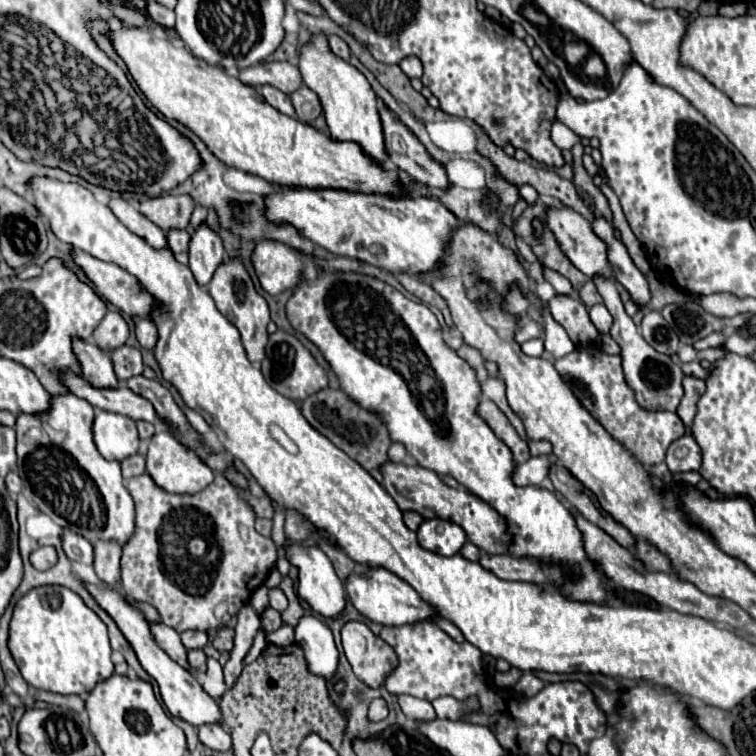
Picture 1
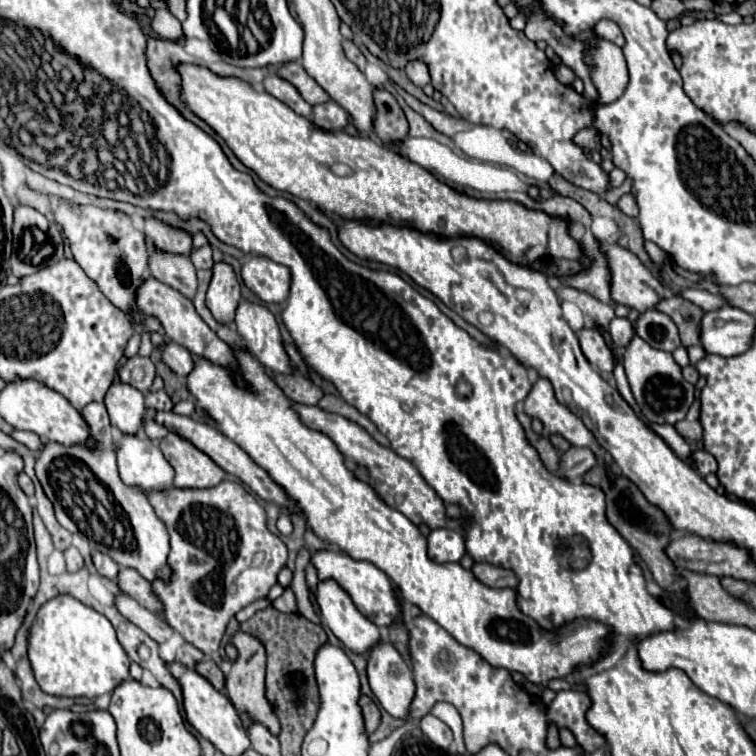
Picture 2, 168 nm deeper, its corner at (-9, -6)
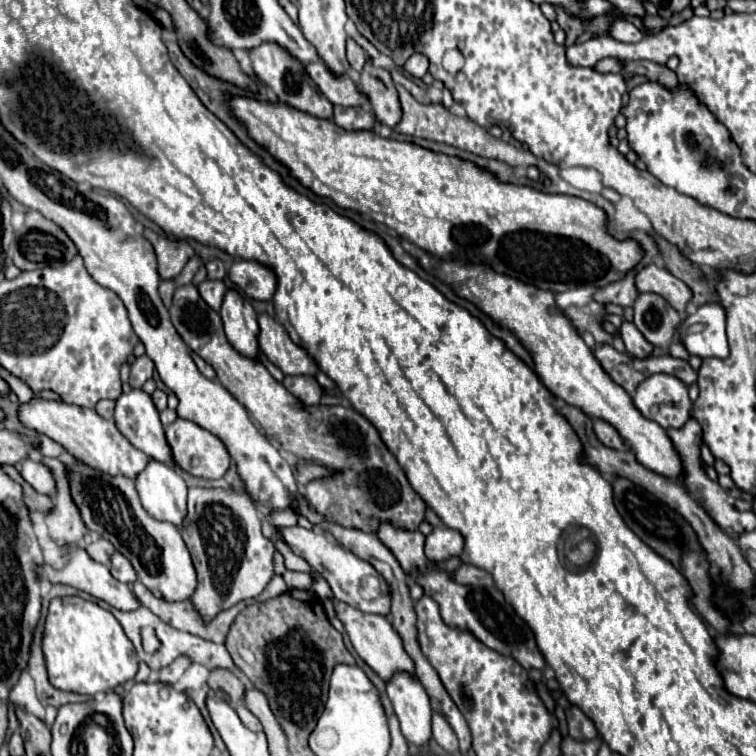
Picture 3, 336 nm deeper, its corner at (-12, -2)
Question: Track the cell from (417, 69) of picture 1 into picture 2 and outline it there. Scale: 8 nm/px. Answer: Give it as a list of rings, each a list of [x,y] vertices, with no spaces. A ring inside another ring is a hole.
[[[409,61],[407,67],[405,67],[405,71],[407,71],[407,77],[409,77],[417,87],[425,87],[425,85],[431,81],[429,69],[427,69],[427,65],[425,65],[423,61]]]

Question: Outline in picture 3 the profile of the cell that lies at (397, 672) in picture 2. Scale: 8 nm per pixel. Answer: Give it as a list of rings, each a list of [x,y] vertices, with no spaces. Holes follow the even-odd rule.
[[[396,673],[386,683],[386,689],[406,741],[414,745],[428,745],[432,739],[432,707],[424,687],[410,675]]]

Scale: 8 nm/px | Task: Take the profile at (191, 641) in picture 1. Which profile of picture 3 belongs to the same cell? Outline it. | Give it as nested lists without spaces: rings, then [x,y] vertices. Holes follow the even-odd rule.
[[[178,657],[178,659],[172,661],[168,667],[160,669],[160,671],[156,673],[156,679],[162,681],[162,683],[176,683],[176,681],[184,675],[184,671],[186,671],[188,667],[190,667],[190,659],[188,659],[188,657]]]

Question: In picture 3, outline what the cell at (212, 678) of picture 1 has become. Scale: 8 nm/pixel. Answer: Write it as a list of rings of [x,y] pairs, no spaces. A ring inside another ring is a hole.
[[[200,485],[190,487],[188,517],[184,519],[182,539],[190,549],[198,573],[198,587],[196,595],[192,595],[192,603],[200,611],[200,615],[204,615],[204,619],[212,619],[216,613],[230,609],[242,599],[258,597],[274,575],[274,565],[272,565],[274,543],[262,535],[260,515],[246,493],[236,493],[234,489],[222,489],[222,487],[200,487]]]

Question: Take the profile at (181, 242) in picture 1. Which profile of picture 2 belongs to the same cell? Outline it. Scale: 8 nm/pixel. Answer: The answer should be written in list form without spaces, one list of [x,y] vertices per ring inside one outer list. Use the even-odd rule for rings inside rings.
[[[205,245],[205,247],[199,247],[199,249],[191,249],[189,259],[195,265],[195,269],[211,269],[211,265],[213,265],[211,247]]]

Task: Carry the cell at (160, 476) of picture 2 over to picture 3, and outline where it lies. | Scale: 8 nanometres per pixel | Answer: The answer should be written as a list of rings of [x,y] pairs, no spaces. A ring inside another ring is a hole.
[[[150,461],[136,477],[136,489],[148,515],[182,529],[188,487],[184,475],[176,467]]]

